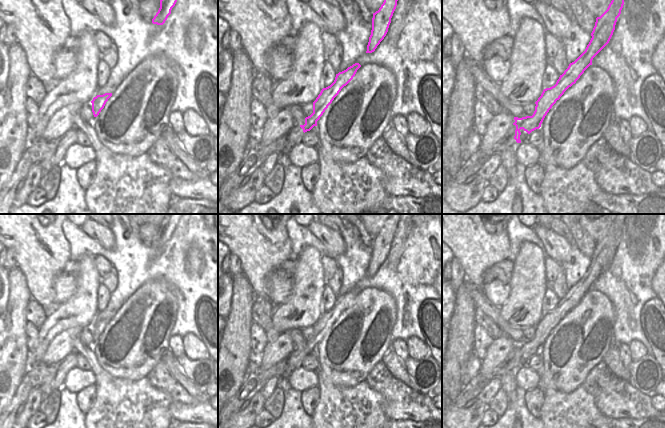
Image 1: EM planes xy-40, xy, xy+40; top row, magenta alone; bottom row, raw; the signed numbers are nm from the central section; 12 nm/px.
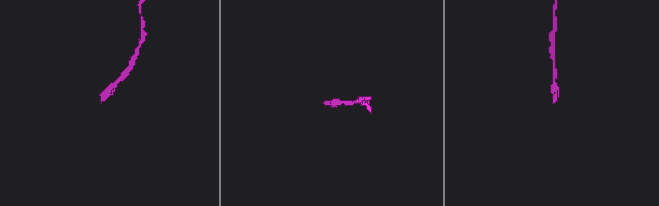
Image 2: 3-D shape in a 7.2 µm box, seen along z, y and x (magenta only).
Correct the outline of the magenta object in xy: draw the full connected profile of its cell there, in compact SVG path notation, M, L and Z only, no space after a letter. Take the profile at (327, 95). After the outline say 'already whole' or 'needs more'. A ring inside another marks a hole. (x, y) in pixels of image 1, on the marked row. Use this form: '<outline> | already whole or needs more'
M355 63L346 70L339 72L336 74L334 82L321 90L320 94L313 102L313 113L305 118L305 124L300 126L295 125L288 132L287 142L284 149L281 151L282 154L288 155L294 146L301 143L304 133L310 131L314 126L317 126L317 121L325 110L339 94L341 89L353 79L360 67L361 65L359 63Z | needs more

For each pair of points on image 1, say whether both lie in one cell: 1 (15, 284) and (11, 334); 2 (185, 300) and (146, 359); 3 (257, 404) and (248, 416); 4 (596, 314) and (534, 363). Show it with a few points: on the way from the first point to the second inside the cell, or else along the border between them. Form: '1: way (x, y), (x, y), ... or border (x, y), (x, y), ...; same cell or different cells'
1: way (15, 296), (15, 322); same cell
2: border (173, 290), (176, 296), (176, 320), (170, 335); different cells
3: way (255, 407), (250, 413); same cell
4: border (540, 352), (542, 367), (539, 372); different cells

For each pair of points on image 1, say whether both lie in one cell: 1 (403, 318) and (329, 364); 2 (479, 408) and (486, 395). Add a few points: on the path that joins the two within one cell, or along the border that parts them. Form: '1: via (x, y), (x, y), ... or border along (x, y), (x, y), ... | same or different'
1: border along (394, 300), (396, 315), (391, 340) | different
2: border along (476, 398), (480, 399), (487, 406) | different

